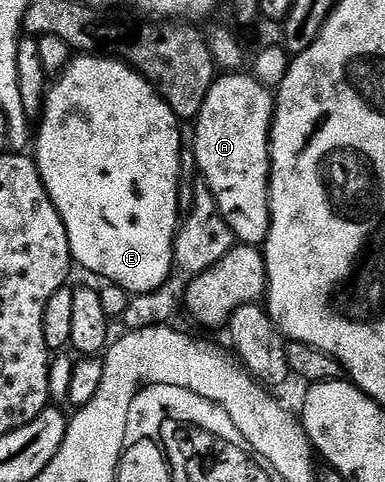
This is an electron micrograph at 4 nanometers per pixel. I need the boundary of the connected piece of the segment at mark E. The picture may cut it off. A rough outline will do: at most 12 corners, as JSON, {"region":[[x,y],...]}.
{"region":[[78,54],[35,162],[69,254],[130,296],[175,271],[177,114]]}

